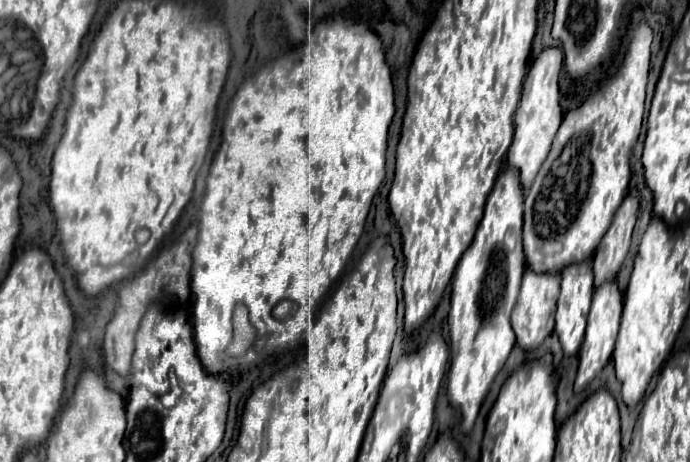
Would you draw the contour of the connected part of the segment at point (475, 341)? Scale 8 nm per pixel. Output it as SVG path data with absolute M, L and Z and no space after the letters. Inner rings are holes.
M507 167L499 173L495 187L487 199L485 215L479 223L479 229L475 233L473 243L463 253L455 277L453 277L453 291L449 311L450 329L450 366L447 372L447 395L451 407L457 407L461 411L461 431L471 433L475 419L479 415L479 409L483 405L485 395L489 393L489 387L495 379L495 375L505 365L513 345L515 345L515 331L511 327L511 311L519 297L521 277L525 271L525 255L523 255L523 243L521 243L521 229L523 229L523 187L519 183L519 171L513 167Z

